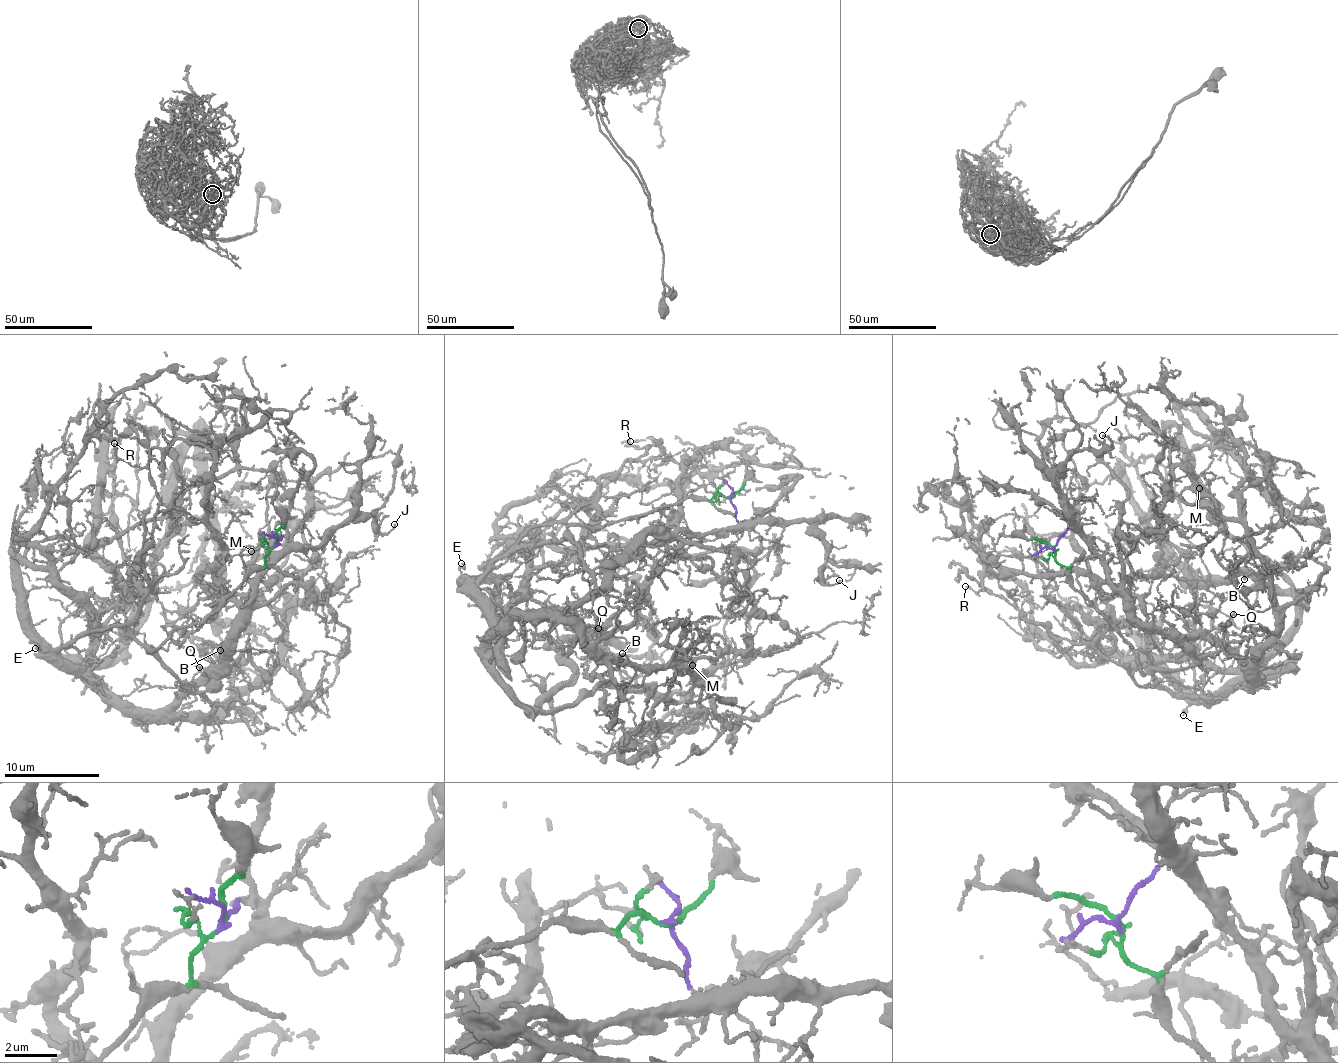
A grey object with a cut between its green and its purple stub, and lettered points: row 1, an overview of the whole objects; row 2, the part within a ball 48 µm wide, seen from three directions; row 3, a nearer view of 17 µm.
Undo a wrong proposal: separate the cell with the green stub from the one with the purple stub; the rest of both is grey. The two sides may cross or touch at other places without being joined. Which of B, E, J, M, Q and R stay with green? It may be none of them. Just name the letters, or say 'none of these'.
E, R

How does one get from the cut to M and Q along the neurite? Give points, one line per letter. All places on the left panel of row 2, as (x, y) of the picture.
M: (276, 544), (253, 604), (290, 585), (317, 605), (331, 591), (315, 553), (275, 610), (247, 577), (252, 550)
Q: (276, 544), (281, 536), (287, 541), (279, 556), (270, 558), (235, 642), (221, 663), (191, 686), (198, 667)

